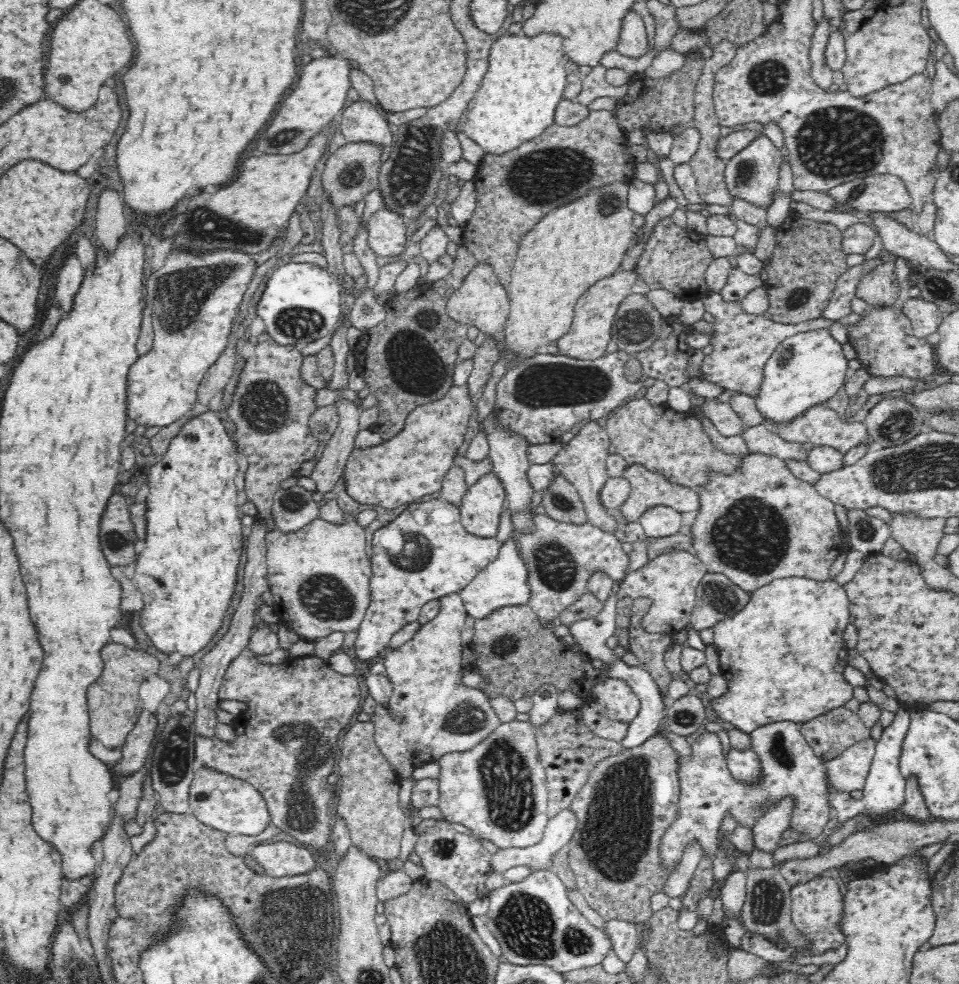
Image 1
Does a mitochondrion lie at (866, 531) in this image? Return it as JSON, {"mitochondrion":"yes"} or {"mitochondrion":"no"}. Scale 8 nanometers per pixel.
{"mitochondrion":"yes"}

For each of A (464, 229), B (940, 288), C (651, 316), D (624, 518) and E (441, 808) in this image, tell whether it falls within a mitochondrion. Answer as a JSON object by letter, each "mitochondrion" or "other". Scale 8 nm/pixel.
{"A":"other","B":"mitochondrion","C":"mitochondrion","D":"other","E":"other"}

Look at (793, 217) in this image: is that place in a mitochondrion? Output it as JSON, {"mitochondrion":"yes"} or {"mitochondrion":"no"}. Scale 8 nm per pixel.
{"mitochondrion":"no"}

